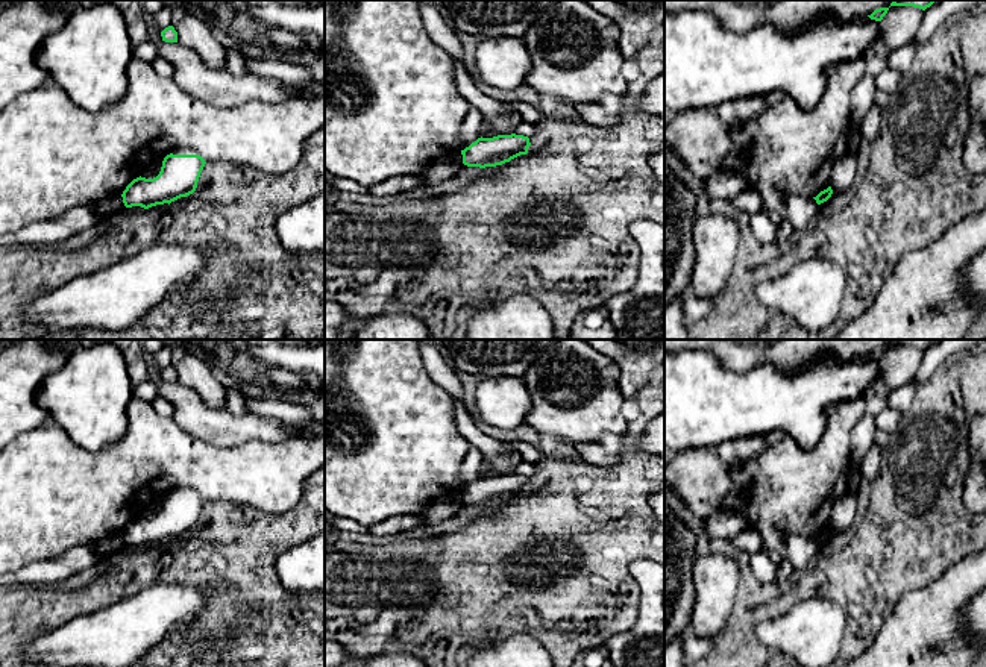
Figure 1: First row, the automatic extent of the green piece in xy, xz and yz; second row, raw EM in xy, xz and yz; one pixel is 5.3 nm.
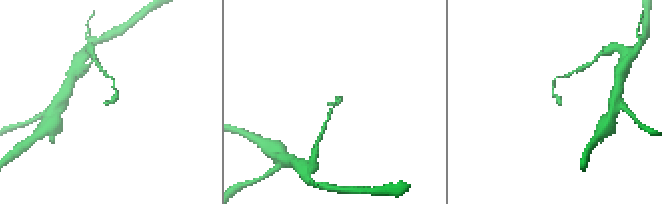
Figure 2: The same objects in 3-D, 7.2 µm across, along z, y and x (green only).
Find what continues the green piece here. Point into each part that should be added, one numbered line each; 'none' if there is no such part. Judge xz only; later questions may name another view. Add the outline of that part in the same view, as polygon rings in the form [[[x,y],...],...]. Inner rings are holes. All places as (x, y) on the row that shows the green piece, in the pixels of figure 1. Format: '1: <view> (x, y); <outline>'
none

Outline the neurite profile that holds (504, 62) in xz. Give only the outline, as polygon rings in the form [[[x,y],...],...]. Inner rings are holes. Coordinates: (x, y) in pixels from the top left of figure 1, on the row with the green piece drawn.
[[[481,38],[475,50],[475,80],[496,89],[513,91],[525,85],[531,67],[532,59],[520,38]]]

